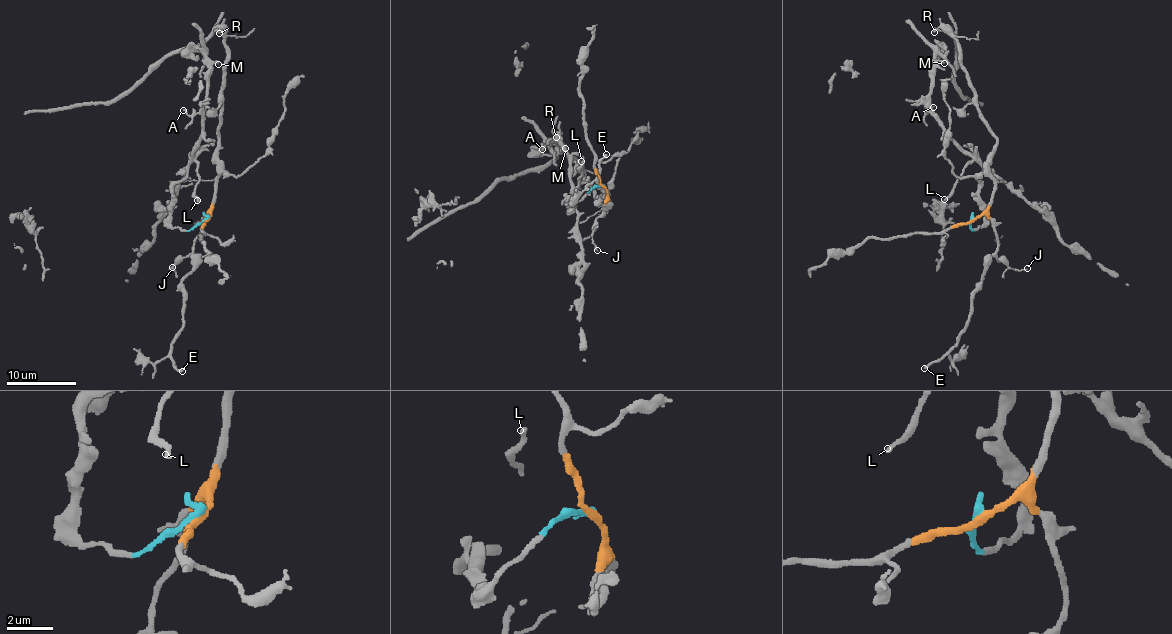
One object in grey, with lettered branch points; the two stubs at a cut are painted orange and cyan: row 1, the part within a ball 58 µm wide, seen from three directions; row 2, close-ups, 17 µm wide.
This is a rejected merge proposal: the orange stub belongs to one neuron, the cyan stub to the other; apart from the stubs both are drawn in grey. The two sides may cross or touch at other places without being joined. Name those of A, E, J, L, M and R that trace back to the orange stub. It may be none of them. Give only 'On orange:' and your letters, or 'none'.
On orange: E, J, R

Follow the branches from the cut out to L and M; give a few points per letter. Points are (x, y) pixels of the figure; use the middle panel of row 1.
L: (601, 186), (594, 186), (572, 207), (567, 208), (564, 200), (575, 199), (581, 161)
M: (601, 186), (591, 188), (567, 208), (564, 200), (574, 198), (569, 159), (561, 142), (554, 139), (566, 149)

